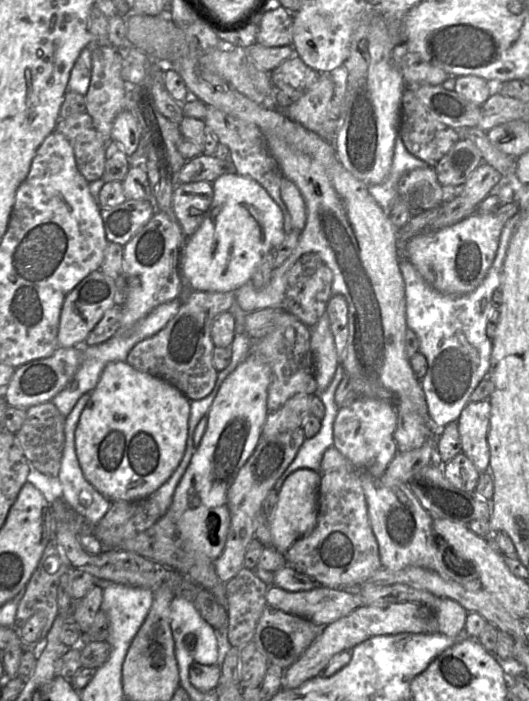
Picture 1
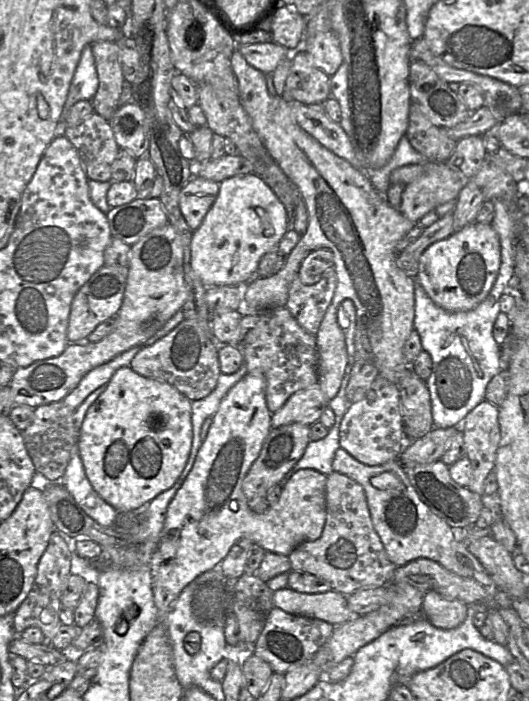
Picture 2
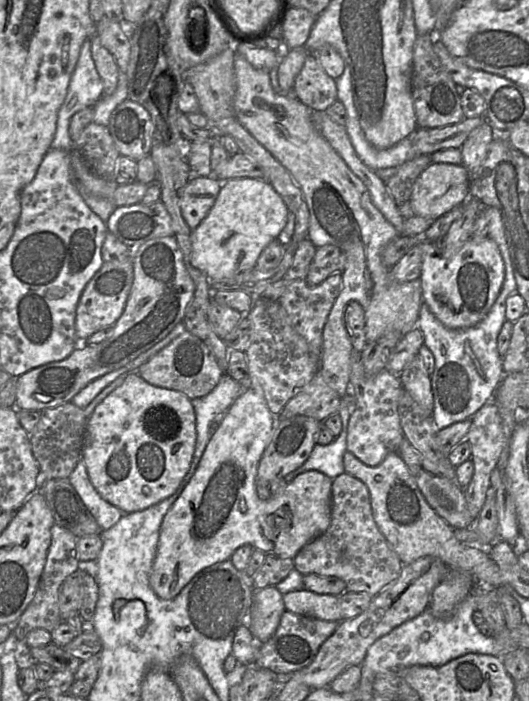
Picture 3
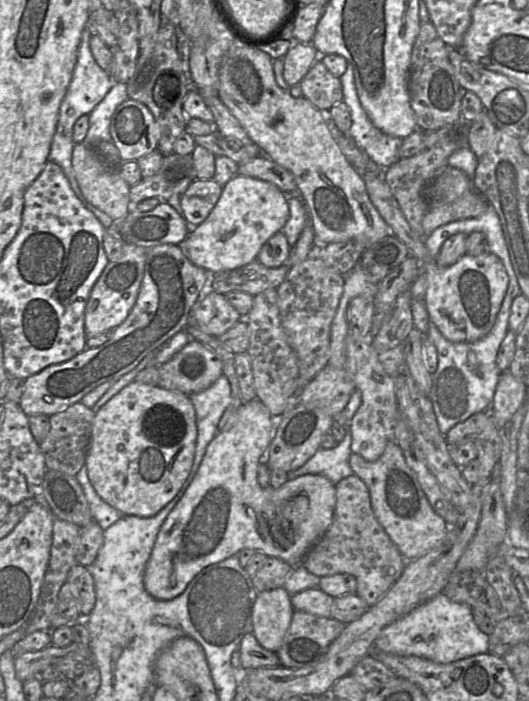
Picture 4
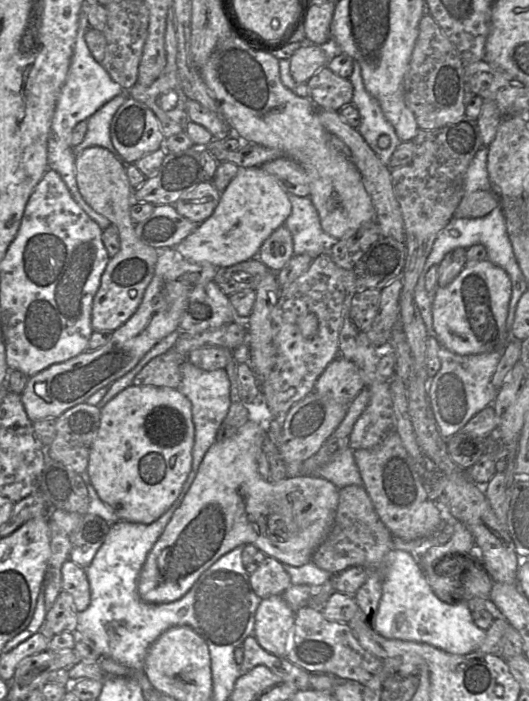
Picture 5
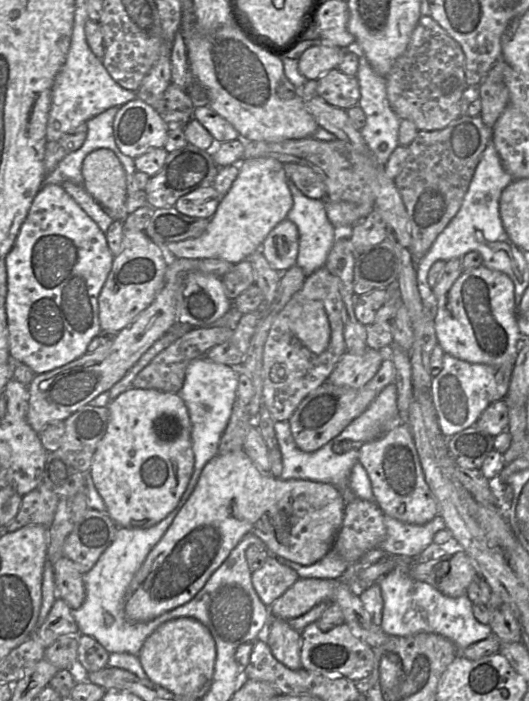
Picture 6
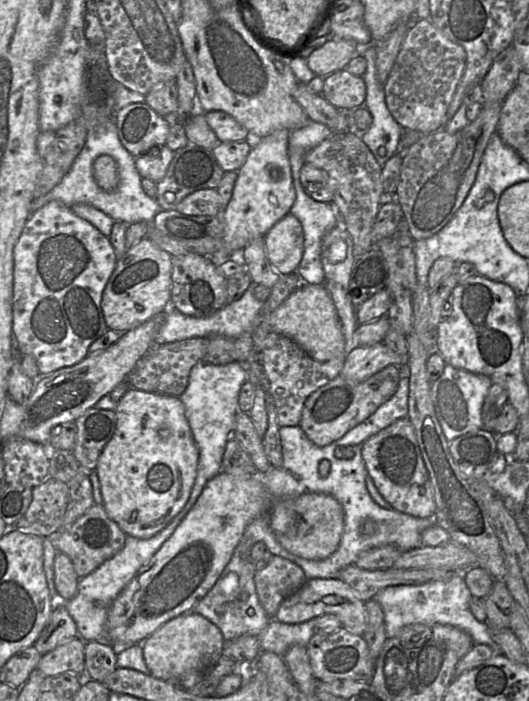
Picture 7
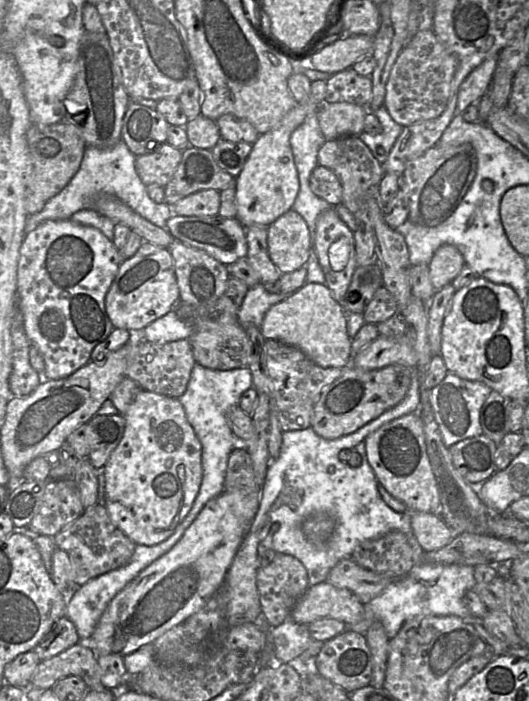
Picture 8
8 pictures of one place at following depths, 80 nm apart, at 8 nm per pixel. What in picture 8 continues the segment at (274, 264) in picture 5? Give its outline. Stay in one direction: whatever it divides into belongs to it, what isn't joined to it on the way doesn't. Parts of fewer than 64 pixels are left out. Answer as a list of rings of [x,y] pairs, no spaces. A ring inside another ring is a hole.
[[[289,210],[268,226],[269,256],[281,274],[305,267],[313,239],[304,218]]]

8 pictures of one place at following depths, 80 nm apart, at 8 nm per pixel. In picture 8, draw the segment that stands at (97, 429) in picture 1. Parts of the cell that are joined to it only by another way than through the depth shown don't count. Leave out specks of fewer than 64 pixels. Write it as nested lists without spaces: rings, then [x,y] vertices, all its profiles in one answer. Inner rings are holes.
[[[141,390],[123,417],[123,436],[103,467],[104,506],[112,523],[132,542],[153,546],[171,536],[192,507],[202,480],[201,443],[178,398]]]

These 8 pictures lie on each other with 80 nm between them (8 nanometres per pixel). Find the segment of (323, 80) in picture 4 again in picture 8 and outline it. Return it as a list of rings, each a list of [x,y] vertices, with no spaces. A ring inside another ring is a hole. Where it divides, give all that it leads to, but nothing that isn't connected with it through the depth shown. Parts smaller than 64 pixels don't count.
[[[353,68],[337,72],[326,81],[325,102],[349,102],[368,107],[372,99],[371,76],[362,76]]]

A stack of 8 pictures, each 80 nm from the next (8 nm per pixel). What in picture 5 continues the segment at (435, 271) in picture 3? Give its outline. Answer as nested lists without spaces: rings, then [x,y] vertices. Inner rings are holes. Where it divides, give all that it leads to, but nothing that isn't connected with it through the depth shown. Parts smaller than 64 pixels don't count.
[[[489,260],[466,263],[447,286],[432,293],[433,333],[441,345],[460,355],[502,352],[510,339],[506,328],[511,280],[504,269]]]

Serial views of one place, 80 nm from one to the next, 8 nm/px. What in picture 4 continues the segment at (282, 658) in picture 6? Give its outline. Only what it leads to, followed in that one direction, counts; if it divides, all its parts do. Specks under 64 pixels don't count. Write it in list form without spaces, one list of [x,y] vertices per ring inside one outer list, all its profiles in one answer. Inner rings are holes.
[[[283,588],[257,594],[252,610],[252,634],[266,650],[276,653],[287,633],[293,606],[291,595]]]

